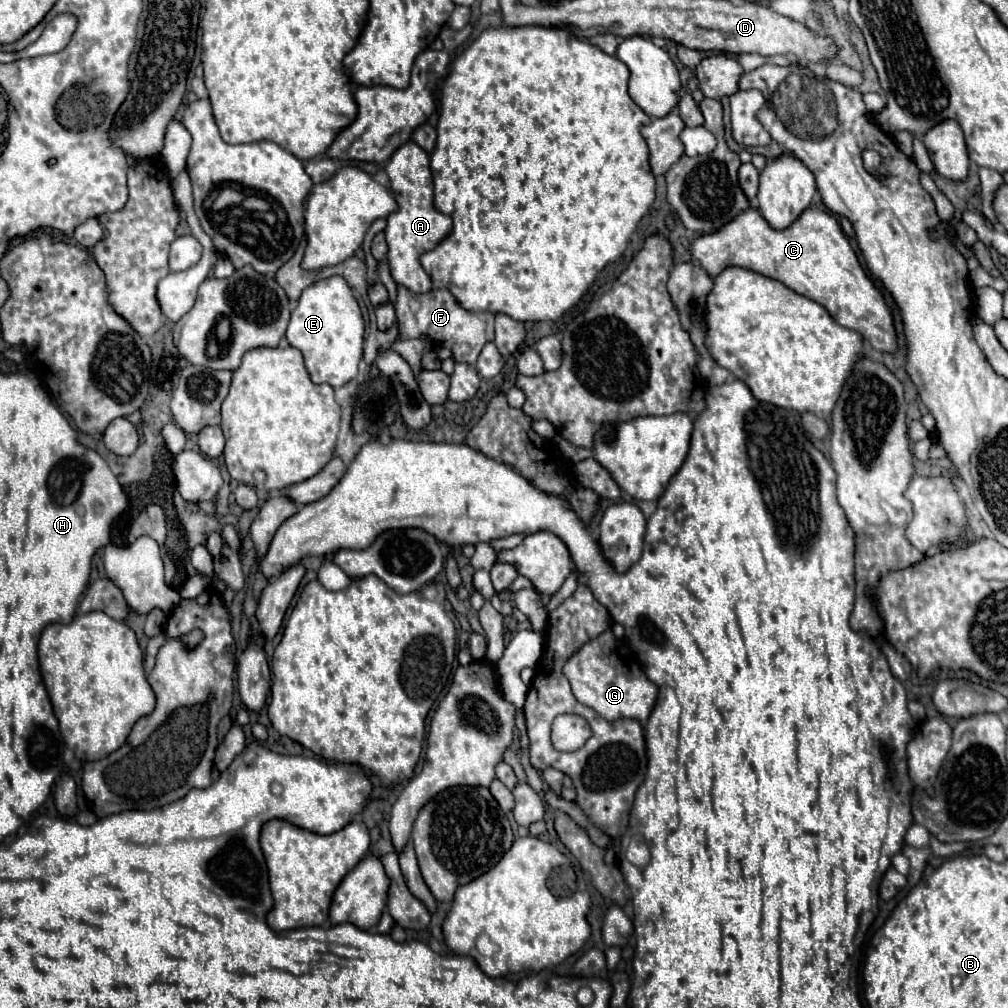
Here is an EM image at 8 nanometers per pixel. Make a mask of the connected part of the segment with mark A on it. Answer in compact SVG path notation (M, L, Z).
M409 141L391 155L385 163L385 173L391 181L391 193L399 205L395 213L387 217L385 239L389 245L387 263L391 269L391 277L397 285L407 287L413 293L427 293L431 291L431 277L421 267L419 257L425 251L435 249L453 229L453 221L449 215L443 215L433 205L433 179L431 179L431 165L429 155L415 143Z

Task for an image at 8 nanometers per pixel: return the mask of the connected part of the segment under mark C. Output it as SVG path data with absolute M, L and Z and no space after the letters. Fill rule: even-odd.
M751 205L717 231L695 235L687 253L691 255L691 263L705 269L711 279L733 265L777 279L789 289L823 305L841 327L861 333L873 349L889 353L897 349L893 317L883 295L865 275L835 217L823 209L809 207L789 227L773 229L759 209Z

